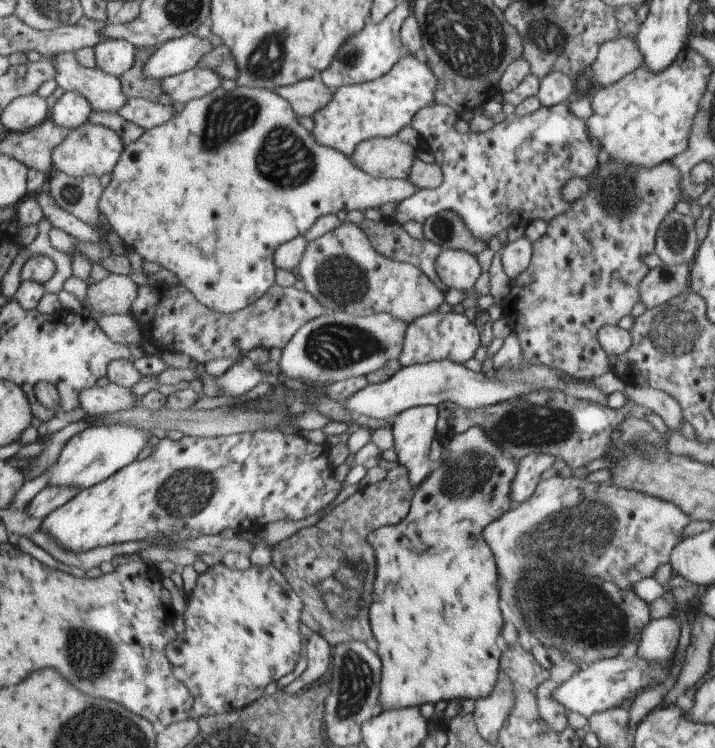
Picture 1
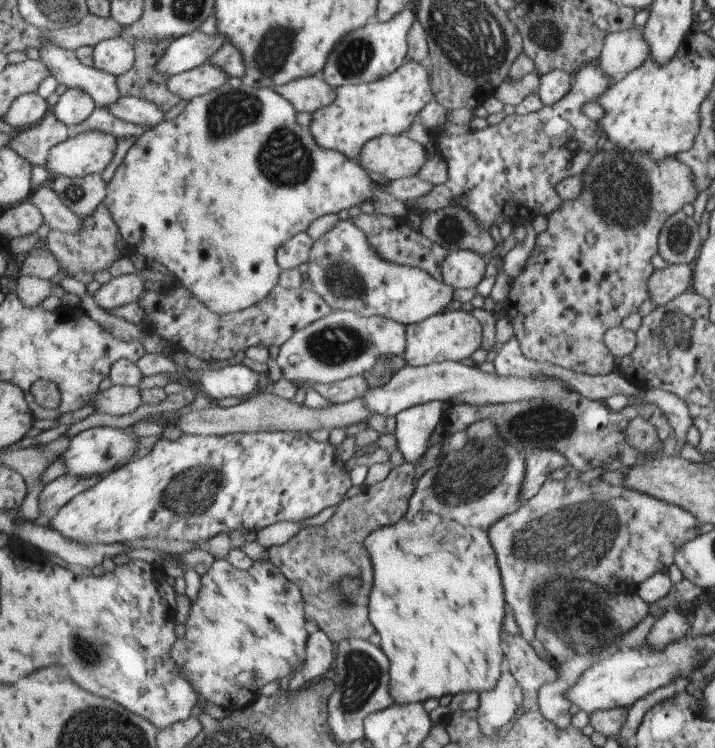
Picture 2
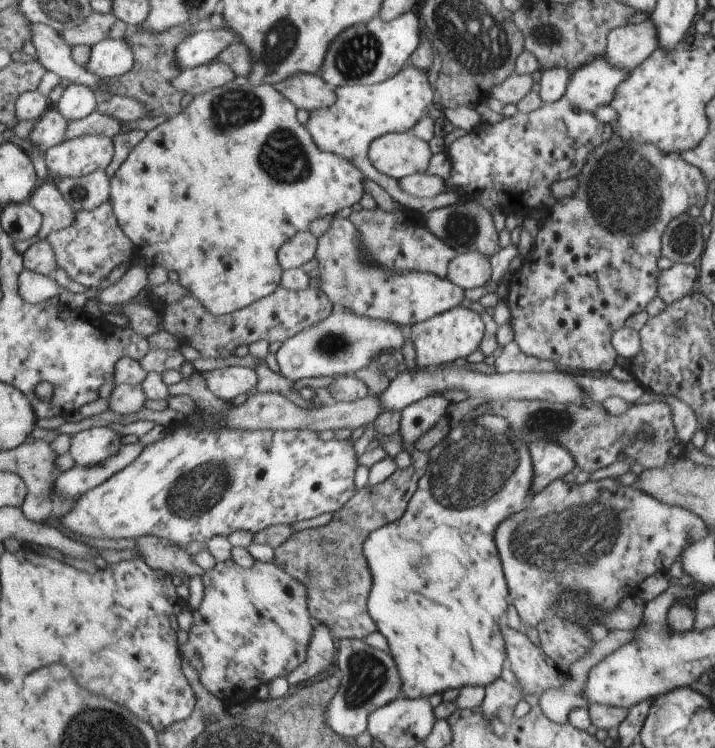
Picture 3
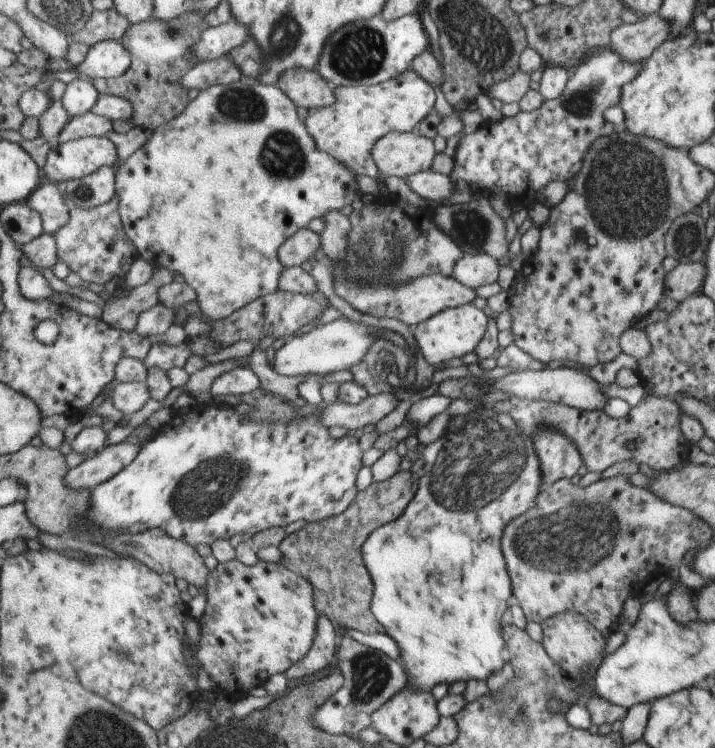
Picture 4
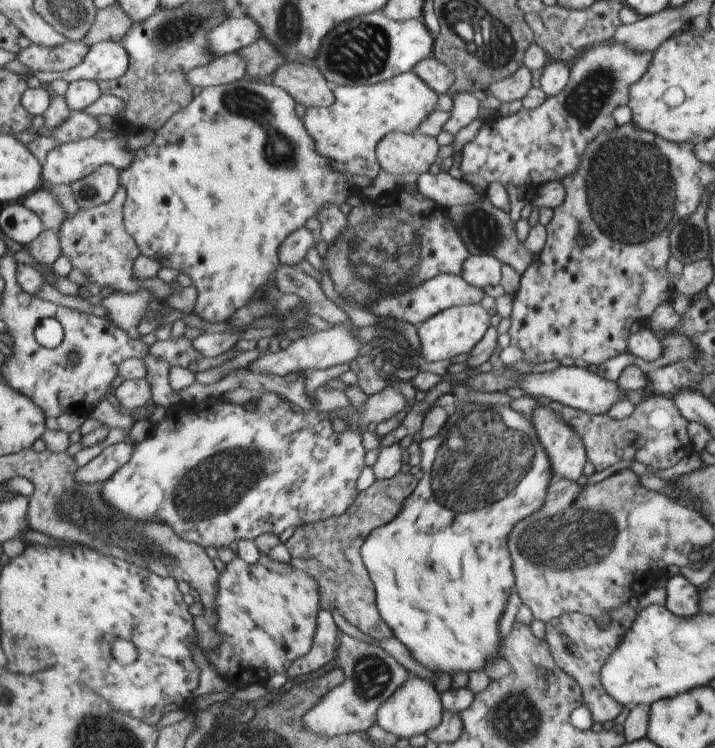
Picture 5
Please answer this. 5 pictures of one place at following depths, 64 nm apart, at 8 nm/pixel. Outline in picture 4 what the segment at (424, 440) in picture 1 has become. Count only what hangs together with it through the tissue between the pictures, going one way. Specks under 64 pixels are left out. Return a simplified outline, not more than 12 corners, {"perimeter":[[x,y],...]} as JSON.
{"perimeter":[[446,393],[429,394],[405,412],[408,430],[416,434],[449,406]]}

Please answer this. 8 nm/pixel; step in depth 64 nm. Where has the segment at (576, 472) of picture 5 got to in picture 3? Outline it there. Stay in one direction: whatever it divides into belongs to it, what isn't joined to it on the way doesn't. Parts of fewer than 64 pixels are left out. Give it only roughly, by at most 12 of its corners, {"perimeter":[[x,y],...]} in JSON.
{"perimeter":[[555,442],[530,443],[530,496],[570,472],[571,456]]}

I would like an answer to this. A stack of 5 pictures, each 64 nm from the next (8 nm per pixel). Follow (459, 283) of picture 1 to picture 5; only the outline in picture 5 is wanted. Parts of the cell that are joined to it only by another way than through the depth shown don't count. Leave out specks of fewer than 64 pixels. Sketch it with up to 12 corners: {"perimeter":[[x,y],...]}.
{"perimeter":[[487,253],[468,255],[457,274],[467,285],[499,282],[499,262]]}

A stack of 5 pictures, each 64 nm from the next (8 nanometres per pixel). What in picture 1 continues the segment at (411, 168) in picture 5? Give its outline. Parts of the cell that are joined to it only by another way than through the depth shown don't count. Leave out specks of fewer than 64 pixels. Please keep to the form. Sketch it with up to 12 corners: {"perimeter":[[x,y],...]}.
{"perimeter":[[396,135],[362,141],[349,157],[363,172],[406,179],[418,148]]}

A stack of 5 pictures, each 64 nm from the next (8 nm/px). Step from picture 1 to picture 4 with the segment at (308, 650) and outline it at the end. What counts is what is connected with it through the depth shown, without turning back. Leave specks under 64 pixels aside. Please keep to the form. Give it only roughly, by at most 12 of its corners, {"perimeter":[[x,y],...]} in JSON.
{"perimeter":[[317,616],[310,651],[285,673],[299,680],[333,660],[338,635]]}

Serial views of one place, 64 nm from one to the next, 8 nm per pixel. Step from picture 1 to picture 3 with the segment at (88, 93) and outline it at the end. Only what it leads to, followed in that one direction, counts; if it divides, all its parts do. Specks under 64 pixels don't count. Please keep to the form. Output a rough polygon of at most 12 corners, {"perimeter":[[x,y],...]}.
{"perimeter":[[32,24],[32,44],[47,71],[87,86],[100,100],[114,81],[74,60],[61,32]]}

